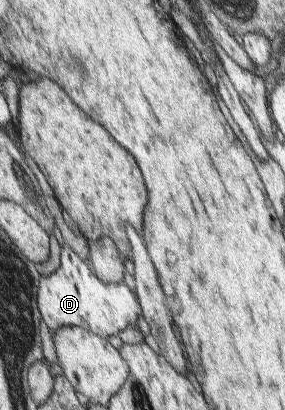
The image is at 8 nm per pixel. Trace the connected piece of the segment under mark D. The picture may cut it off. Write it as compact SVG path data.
M65 244L61 247L59 268L41 279L39 311L52 335L65 326L81 326L104 338L118 335L128 325L137 328L138 317L144 315L135 292L123 283L101 281L88 261L84 261L72 247Z

